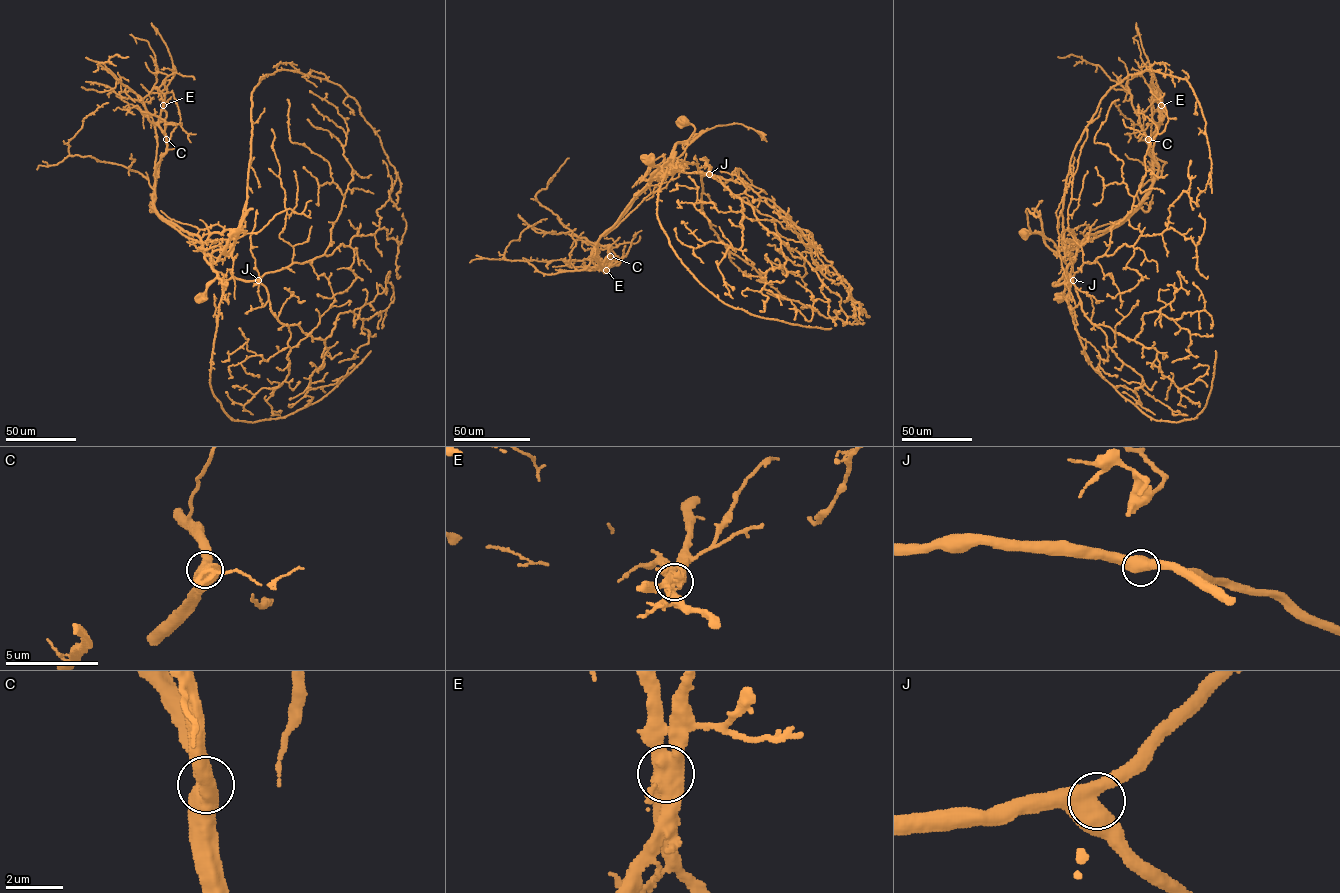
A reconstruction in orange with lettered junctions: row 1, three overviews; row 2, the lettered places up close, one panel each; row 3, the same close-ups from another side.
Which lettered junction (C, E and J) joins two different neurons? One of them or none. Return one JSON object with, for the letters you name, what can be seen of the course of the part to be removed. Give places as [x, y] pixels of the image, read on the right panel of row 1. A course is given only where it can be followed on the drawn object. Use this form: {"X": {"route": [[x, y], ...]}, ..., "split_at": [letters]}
{"E": {"route": [[1161, 105], [1141, 204], [1095, 238], [1064, 232], [1068, 307], [1090, 365], [1157, 420], [1204, 408], [1215, 350]]}, "split_at": ["E"]}

